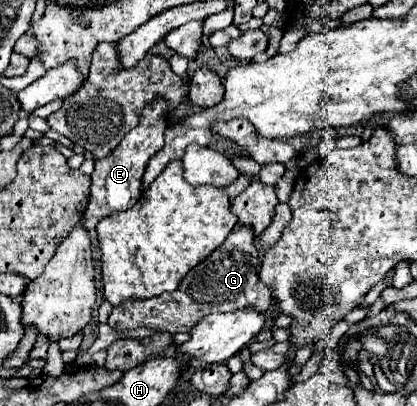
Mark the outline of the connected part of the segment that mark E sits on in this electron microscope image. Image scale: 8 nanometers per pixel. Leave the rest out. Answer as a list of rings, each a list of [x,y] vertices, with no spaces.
[[[162,98],[150,102],[142,114],[140,114],[140,122],[136,128],[132,128],[124,140],[104,158],[98,158],[94,162],[94,172],[92,172],[92,184],[90,184],[90,202],[84,210],[84,228],[86,230],[94,230],[98,220],[104,214],[114,214],[120,210],[128,210],[132,208],[140,194],[142,194],[142,176],[144,170],[148,166],[148,160],[162,150],[164,146],[164,132],[166,132],[166,120],[162,116],[162,112],[166,112],[166,102]]]

